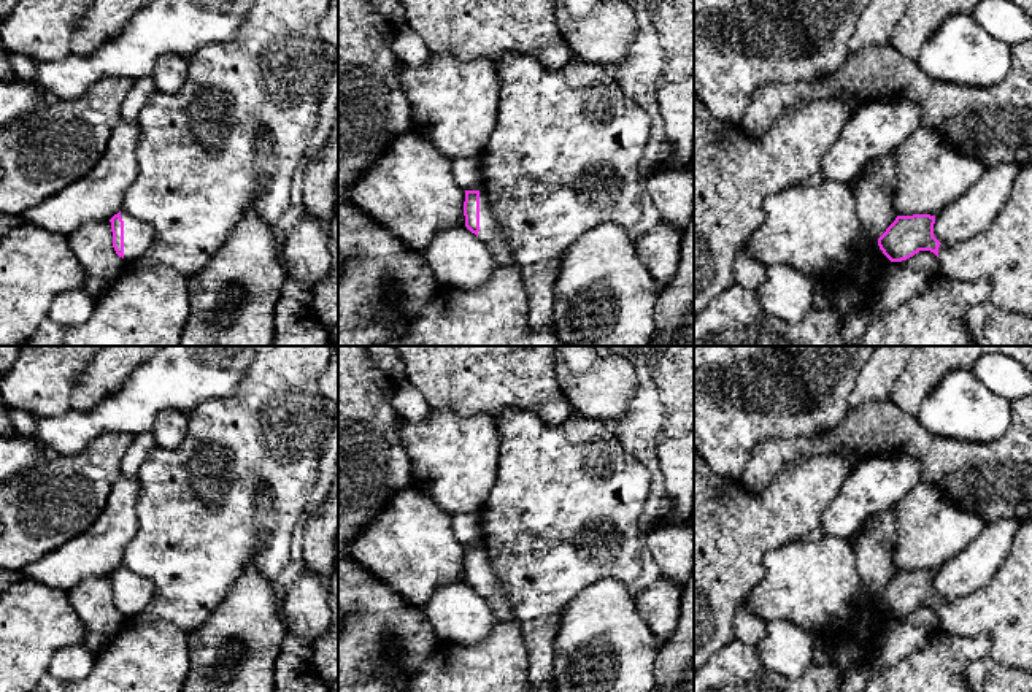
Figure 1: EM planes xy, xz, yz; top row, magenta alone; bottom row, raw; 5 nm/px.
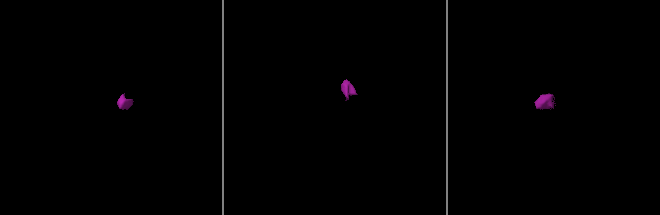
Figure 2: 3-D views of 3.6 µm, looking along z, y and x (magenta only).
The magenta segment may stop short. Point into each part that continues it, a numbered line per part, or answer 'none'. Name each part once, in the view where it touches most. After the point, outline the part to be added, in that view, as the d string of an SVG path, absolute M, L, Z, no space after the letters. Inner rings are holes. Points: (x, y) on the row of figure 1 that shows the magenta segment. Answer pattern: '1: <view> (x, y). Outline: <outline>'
1: xy (138, 235). Outline: M121 210L121 217L124 221L124 262L130 263L148 251L154 243L156 232L149 224L124 210Z

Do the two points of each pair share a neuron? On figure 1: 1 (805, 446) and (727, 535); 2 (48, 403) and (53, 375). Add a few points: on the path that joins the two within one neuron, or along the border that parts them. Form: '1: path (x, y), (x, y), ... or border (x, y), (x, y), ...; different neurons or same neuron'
1: border (789, 467), (759, 495), (751, 495), (739, 481); different neurons
2: path (48, 397), (48, 381); same neuron

